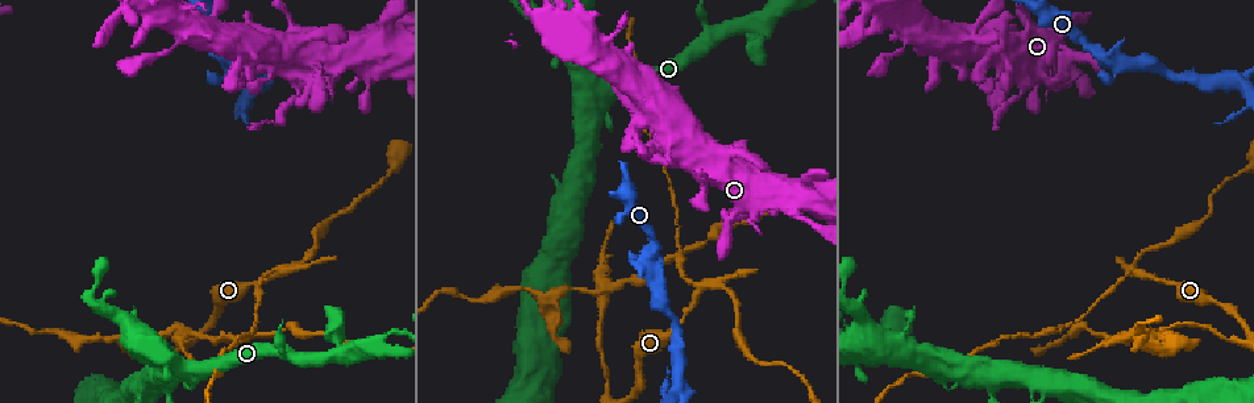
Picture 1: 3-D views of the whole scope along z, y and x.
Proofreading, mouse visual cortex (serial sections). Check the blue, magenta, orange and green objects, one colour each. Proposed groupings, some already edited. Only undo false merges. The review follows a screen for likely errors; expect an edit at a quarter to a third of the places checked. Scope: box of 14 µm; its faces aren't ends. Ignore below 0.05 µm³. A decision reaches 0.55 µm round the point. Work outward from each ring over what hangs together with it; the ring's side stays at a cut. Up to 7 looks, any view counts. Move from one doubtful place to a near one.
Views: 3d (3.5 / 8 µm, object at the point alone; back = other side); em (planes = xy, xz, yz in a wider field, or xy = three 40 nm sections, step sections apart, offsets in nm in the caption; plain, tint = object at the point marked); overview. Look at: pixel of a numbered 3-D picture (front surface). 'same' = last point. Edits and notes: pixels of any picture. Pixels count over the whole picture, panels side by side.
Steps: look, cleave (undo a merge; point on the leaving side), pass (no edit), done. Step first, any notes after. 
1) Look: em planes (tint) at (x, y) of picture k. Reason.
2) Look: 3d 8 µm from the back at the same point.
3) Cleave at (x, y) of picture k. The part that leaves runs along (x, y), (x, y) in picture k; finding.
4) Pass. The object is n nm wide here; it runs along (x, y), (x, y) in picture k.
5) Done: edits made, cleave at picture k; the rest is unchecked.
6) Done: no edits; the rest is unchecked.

Look: 3d 3.5 µm at (700, 290) of picture 1. Arms part here.

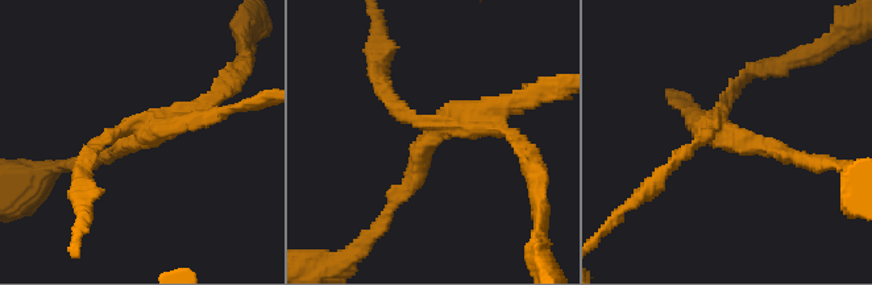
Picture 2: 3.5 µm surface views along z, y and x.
Look: em xy step 2 (tint) at (432, 135) of picture 2.

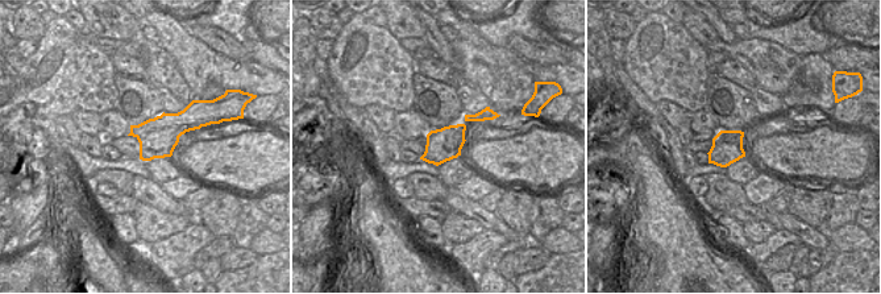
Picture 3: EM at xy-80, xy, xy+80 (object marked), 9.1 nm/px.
Cleave at (94, 143) of picture 2. The part that leaves runs along (453, 122), (506, 132), (539, 180) in picture 2; a second cell is stuck on.

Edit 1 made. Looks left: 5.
Look: 3d 3.5 µm at (1226, 340) of picture 1. Calibre changes.

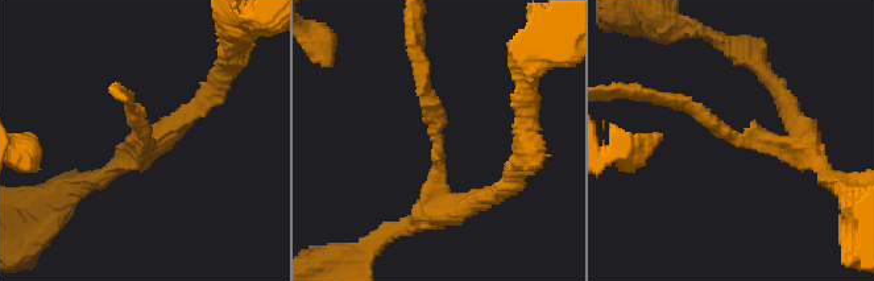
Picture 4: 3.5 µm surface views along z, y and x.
Look: em xy step 3 (tint) at (146, 137) of picture 4. The arms are 150, 250 nm wide.

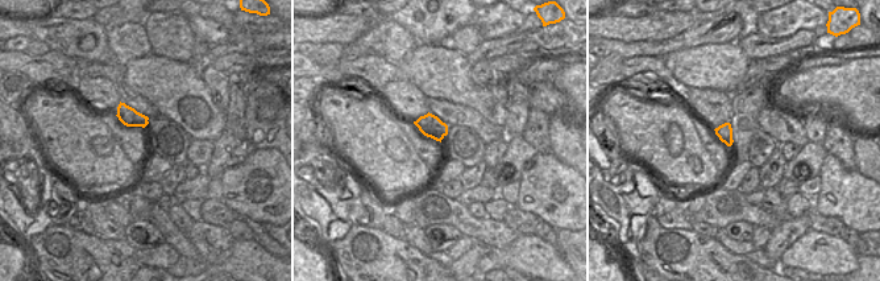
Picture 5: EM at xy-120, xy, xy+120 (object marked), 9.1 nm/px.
Look: em xy step 1 (tint) at the same point. Another direction.

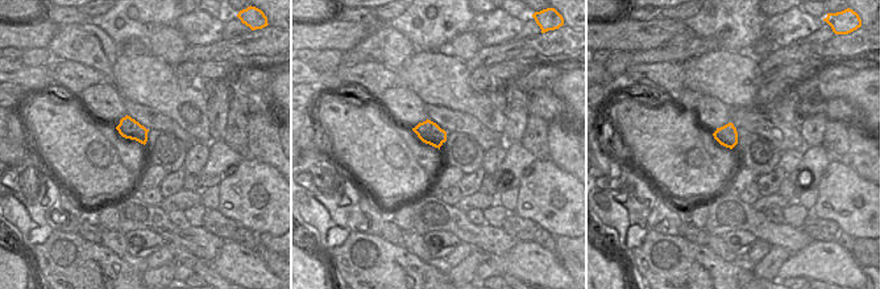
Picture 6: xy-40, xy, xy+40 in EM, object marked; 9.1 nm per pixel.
Pass. It runs along (806, 136), (732, 136), (663, 95) in picture 4; continuous, no second cell.

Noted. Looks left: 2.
Look: 3d 3.5 µm at (182, 329) of picture 1. Sharp bend.

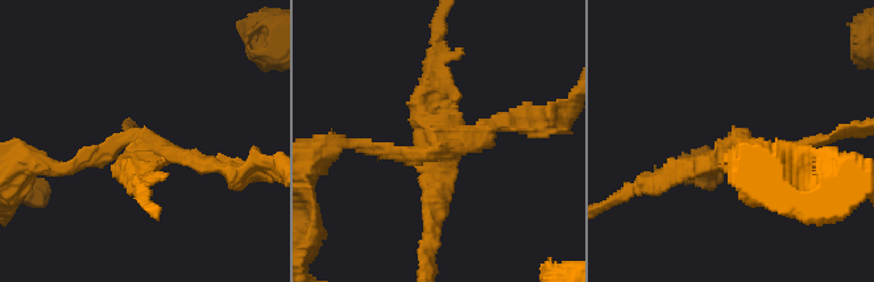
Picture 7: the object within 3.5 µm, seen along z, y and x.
Look: em xy step 3 (tint) at (444, 149) of picture 7. Now the EM.

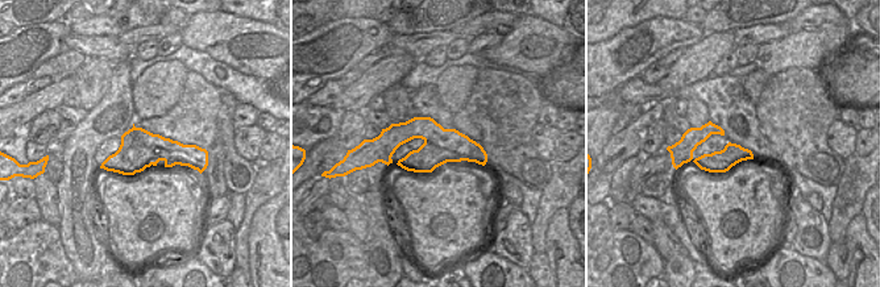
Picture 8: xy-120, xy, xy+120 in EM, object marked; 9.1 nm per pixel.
Cleave at (371, 150) of picture 7. The part that leaves runs along (444, 146), (429, 154), (327, 146) in picture 7; two cells meet here.

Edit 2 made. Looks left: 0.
Done: edits made, cleave at picture 2, cleave at picture 7; the rest is unchecked.

